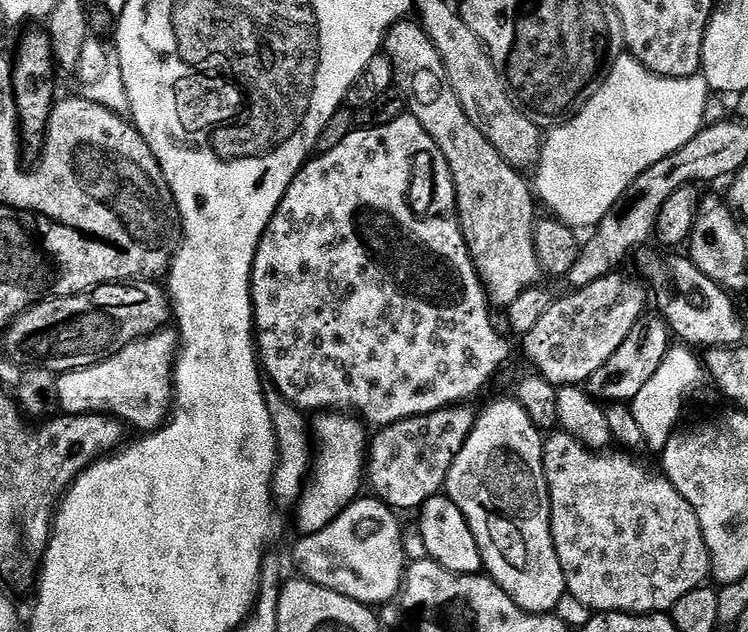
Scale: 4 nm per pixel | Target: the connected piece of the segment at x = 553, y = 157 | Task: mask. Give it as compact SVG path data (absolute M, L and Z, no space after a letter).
M630 54L623 55L613 62L612 69L610 64L608 77L607 72L603 77L604 85L602 80L595 89L597 92L593 91L583 101L579 111L553 127L556 129L549 136L547 133L543 137L539 157L534 164L534 192L539 203L541 200L555 219L573 230L591 229L598 225L643 171L686 146L706 124L704 111L708 108L710 89L703 75L682 78L659 76L643 68Z

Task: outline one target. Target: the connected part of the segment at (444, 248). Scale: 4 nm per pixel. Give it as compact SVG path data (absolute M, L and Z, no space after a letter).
M411 114L400 115L389 124L378 124L372 128L357 127L332 150L309 159L290 182L276 213L270 218L252 263L254 343L263 375L272 379L276 387L273 389L289 404L305 413L319 414L335 410L355 414L365 425L376 424L377 429L399 420L468 402L475 392L487 386L488 379L508 360L508 344L496 333L488 308L490 301L480 277L476 275L472 259L468 257L464 236L460 233L452 175L430 134L422 130Z

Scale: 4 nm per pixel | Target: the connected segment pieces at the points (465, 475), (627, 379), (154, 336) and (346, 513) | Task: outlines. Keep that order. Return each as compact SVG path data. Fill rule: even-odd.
M515 398L509 400L496 400L493 404L488 404L484 409L479 409L475 424L472 425L468 437L465 438L464 445L460 453L454 458L454 462L448 471L446 481L446 495L462 510L466 522L476 539L476 545L480 551L480 557L484 563L483 571L492 577L492 581L498 585L503 592L510 594L513 602L522 610L537 614L552 614L557 611L556 607L560 604L560 599L565 599L566 585L564 583L564 571L558 562L558 554L554 550L554 538L552 537L552 507L548 497L548 483L544 477L544 442L545 437L531 421L530 415L519 404Z
M645 315L636 323L634 330L624 336L622 346L618 346L618 350L610 354L608 361L586 381L587 391L600 402L631 402L638 390L642 390L642 386L646 386L646 382L654 378L658 366L662 366L662 358L666 358L669 347L668 323L659 315Z
M157 330L115 349L99 364L65 372L56 381L59 407L74 416L105 412L136 428L144 428L140 430L155 430L167 421L174 404L172 373L177 351L177 333Z
M357 498L343 508L328 523L322 538L300 538L304 540L297 542L294 560L304 560L299 568L303 579L334 590L351 600L356 592L360 592L360 596L364 596L364 604L377 606L383 600L391 601L395 597L400 588L406 559L404 560L404 544L400 541L400 524L396 521L397 513L379 498L364 499ZM368 564L380 564L380 568L384 568L376 584L364 584L364 580L368 580L368 572L364 572Z

